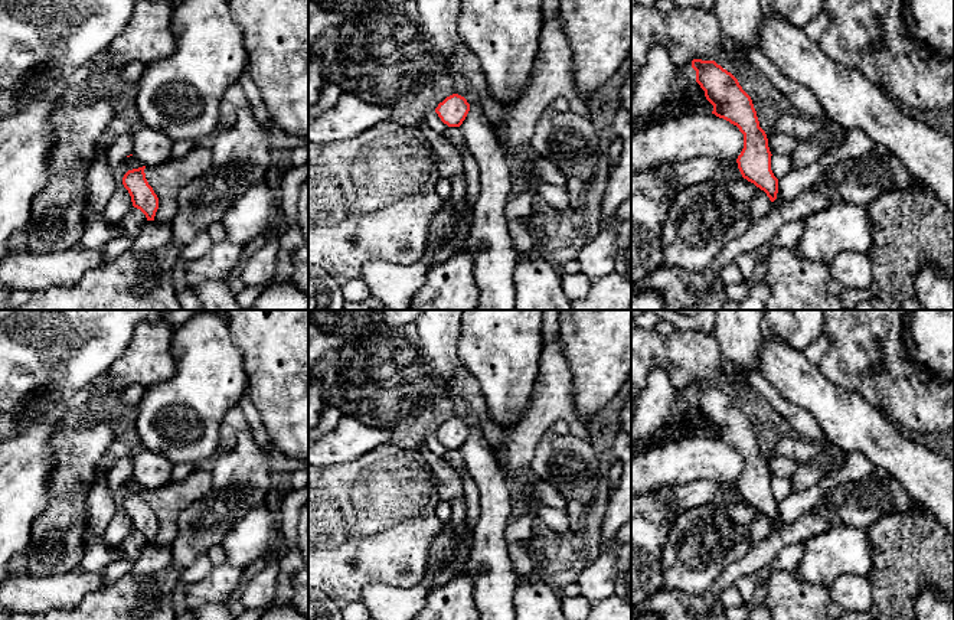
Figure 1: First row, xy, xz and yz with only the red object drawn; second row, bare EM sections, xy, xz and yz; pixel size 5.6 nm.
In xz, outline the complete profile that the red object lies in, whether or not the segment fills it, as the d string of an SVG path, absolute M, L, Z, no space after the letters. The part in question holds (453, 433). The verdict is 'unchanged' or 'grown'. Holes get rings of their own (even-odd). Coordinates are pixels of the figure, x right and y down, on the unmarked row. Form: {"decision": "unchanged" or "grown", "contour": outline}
{"decision": "unchanged", "contour": "M458 417L447 420L438 427L435 435L448 450L460 450L470 434L467 422Z"}

